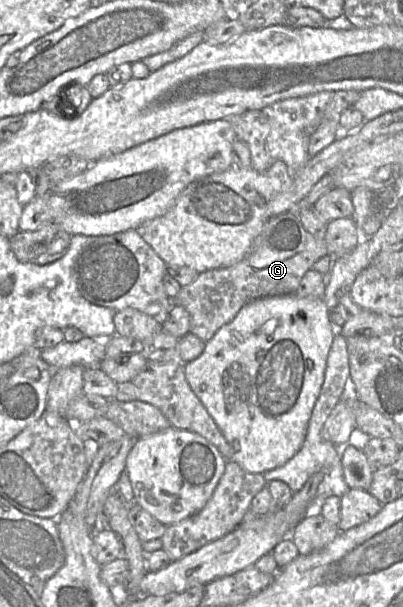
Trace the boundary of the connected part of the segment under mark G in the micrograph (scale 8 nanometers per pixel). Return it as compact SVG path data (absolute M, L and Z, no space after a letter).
M297 208L289 210L266 221L244 259L229 267L199 273L192 283L181 287L172 303L183 306L189 313L189 332L207 342L223 325L232 321L248 302L262 297L295 294L304 274L323 256L329 256L325 240L314 237L304 228Z

